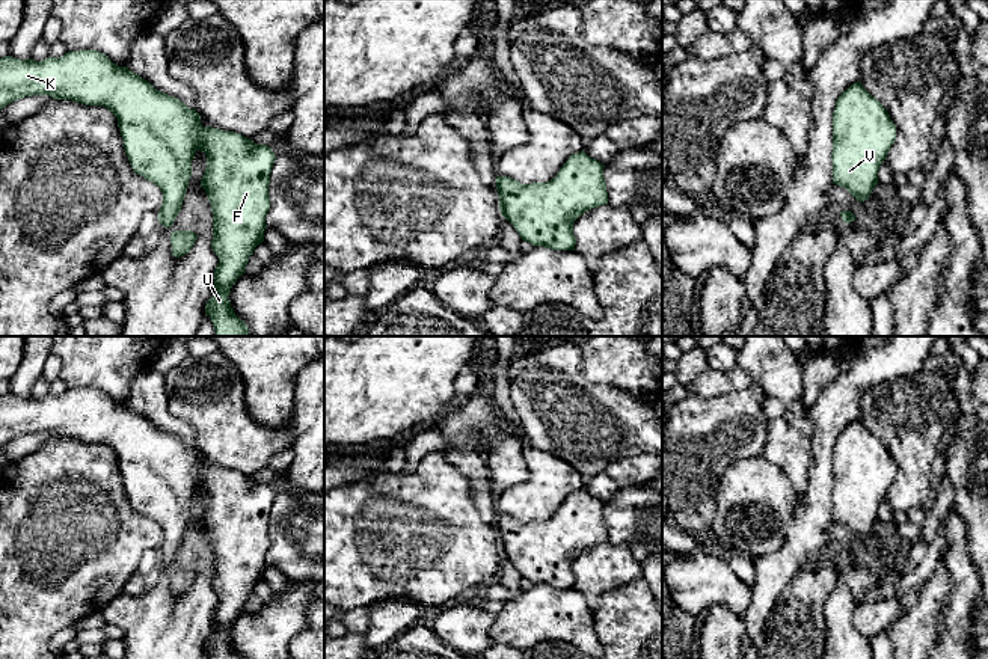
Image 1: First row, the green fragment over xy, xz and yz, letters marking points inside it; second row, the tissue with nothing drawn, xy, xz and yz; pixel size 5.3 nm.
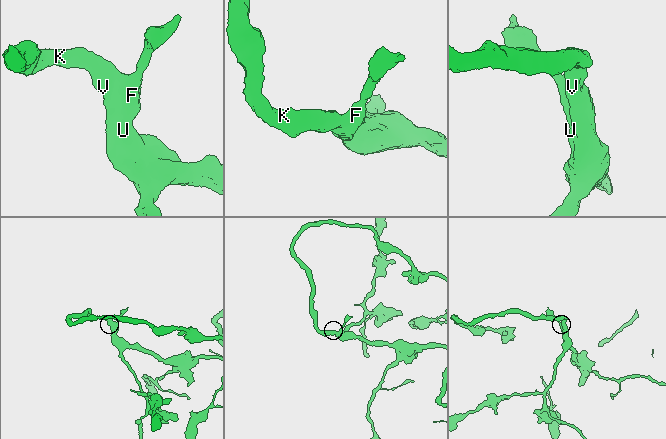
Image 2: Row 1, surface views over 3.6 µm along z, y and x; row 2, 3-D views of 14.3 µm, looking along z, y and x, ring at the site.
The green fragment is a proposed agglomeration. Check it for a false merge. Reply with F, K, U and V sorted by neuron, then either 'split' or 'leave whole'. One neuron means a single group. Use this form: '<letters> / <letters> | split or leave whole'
F K U V | leave whole

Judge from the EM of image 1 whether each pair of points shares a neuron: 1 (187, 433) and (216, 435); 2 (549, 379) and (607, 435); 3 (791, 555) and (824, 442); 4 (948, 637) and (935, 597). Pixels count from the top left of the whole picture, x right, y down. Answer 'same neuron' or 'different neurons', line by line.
1: different neurons
2: same neuron
3: same neuron
4: different neurons

